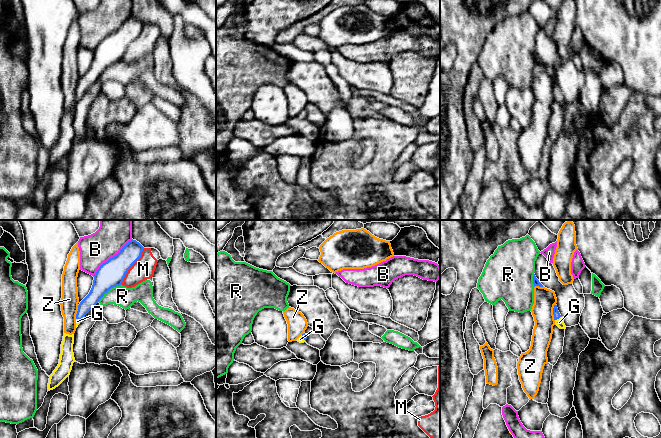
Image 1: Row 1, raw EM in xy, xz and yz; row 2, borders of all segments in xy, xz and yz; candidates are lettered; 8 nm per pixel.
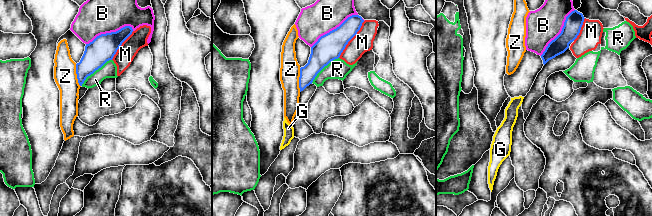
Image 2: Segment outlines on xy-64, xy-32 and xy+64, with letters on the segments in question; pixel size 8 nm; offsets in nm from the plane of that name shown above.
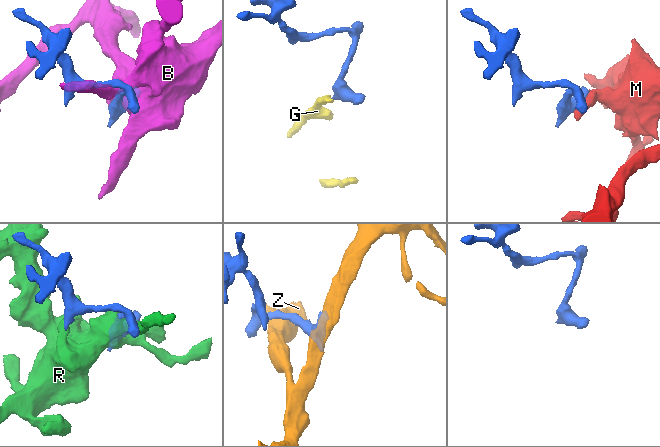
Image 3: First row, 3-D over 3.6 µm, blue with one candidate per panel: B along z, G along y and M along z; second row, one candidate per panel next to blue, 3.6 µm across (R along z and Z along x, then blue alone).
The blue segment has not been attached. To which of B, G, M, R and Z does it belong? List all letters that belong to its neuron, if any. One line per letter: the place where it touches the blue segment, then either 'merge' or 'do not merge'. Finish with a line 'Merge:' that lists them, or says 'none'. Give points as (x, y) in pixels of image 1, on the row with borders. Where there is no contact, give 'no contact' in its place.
B: meets blue in xy at (112, 257); do not merge
G: meets blue in yz at (557, 318); merge
M: meets blue in xy at (131, 266); do not merge
R: meets blue in xy at (109, 289); do not merge
Z: meets blue in yz at (553, 312); do not merge
Merge: G

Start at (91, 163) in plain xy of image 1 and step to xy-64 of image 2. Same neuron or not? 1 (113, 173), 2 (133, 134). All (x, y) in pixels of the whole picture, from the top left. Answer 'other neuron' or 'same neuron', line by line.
1: other neuron
2: other neuron

